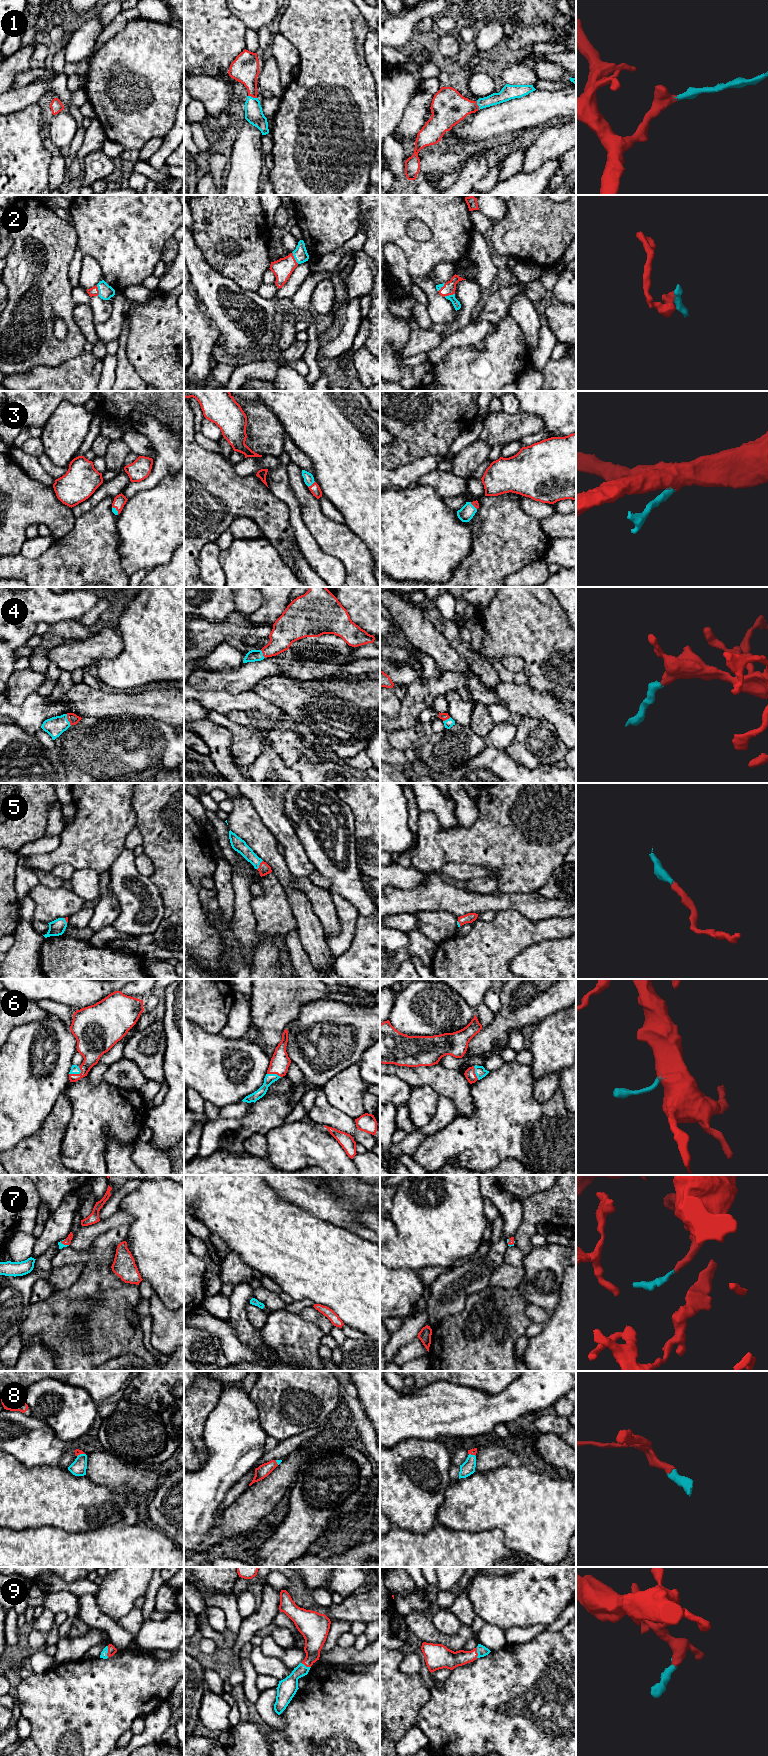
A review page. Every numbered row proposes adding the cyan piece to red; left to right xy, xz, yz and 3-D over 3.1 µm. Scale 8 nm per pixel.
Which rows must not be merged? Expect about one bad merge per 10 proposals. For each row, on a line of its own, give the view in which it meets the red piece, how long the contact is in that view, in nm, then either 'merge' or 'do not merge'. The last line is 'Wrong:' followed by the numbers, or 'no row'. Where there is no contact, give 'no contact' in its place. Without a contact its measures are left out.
1: meets red in xz; contact 80 nm long; merge
2: meets red in xz; contact 110 nm long; merge
3: meets red in xz; contact 80 nm long; merge
4: meets red in xy; contact 100 nm long; merge
5: meets red in xz; contact 90 nm long; merge
6: meets red in xy; contact 110 nm long; merge
7: meets red in xy; contact 80 nm long; merge
8: meets red in xy; contact 70 nm long; merge
9: meets red in xy; contact 100 nm long; merge
Wrong: no row

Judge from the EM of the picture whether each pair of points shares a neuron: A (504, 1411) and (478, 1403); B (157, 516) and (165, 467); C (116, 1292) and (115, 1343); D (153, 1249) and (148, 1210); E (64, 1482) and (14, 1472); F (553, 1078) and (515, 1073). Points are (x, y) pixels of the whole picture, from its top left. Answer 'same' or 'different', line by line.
A: same
B: different
C: same
D: same
E: same
F: different

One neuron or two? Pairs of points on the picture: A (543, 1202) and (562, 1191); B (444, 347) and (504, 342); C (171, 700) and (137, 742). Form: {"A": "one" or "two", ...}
{"A": "one", "B": "two", "C": "two"}

